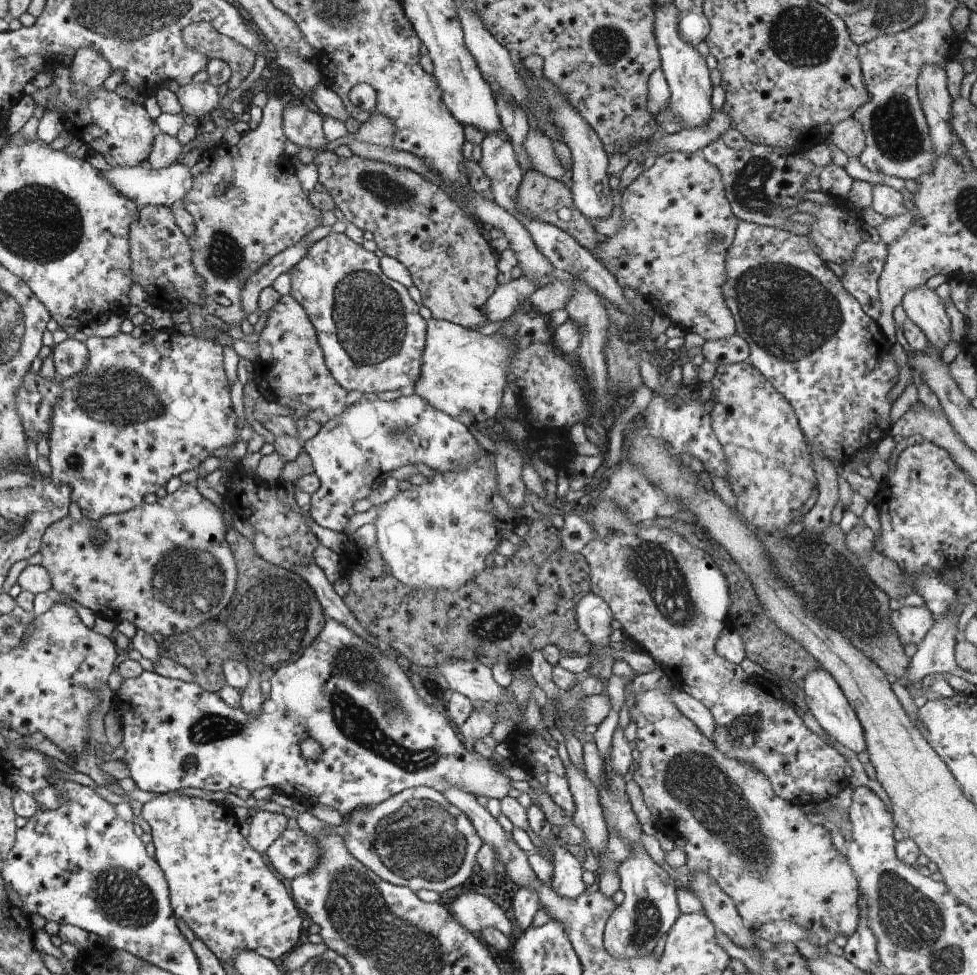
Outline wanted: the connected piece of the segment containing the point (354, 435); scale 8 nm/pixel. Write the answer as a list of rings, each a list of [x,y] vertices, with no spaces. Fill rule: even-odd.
[[[416,393],[409,396],[402,395],[392,401],[368,400],[362,397],[347,406],[342,414],[322,425],[316,436],[302,446],[310,456],[314,473],[320,480],[320,487],[311,495],[312,500],[307,509],[318,525],[338,533],[345,531],[350,518],[355,515],[354,503],[357,500],[366,499],[372,491],[378,488],[378,484],[372,484],[374,482],[372,478],[376,478],[377,475],[386,478],[386,476],[391,476],[394,470],[415,463],[424,464],[440,473],[454,473],[463,466],[467,469],[482,454],[487,454],[469,427],[433,408],[427,400],[424,400],[424,397]]]

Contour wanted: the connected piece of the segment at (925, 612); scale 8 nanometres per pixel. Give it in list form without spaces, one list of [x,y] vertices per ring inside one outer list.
[[[904,605],[891,612],[891,626],[898,633],[899,641],[906,644],[920,644],[929,633],[935,620],[928,607],[913,607]]]

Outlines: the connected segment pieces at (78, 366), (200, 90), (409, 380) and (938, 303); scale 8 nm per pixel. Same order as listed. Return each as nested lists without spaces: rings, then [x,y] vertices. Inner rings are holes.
[[[72,338],[57,344],[51,355],[58,376],[64,380],[74,377],[82,369],[86,369],[91,358],[89,347]]]
[[[190,82],[181,86],[176,92],[183,113],[206,118],[208,112],[214,109],[222,97],[218,95],[218,89],[213,84]]]
[[[329,233],[310,246],[304,258],[290,270],[290,295],[308,313],[316,329],[325,363],[336,382],[348,392],[358,390],[362,394],[380,394],[403,386],[415,388],[421,373],[427,320],[418,313],[420,306],[408,294],[408,288],[382,272],[380,259],[345,233]]]
[[[922,285],[906,291],[901,304],[907,318],[915,322],[926,334],[928,342],[938,350],[950,341],[950,318],[946,313],[945,302],[935,290]]]

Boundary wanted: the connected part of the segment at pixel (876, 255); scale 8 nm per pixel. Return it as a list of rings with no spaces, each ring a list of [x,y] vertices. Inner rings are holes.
[[[880,241],[858,243],[848,266],[842,266],[844,288],[860,303],[862,310],[877,321],[881,315],[879,276],[887,261],[887,245]]]

